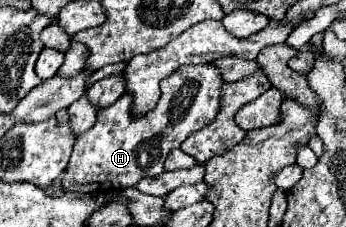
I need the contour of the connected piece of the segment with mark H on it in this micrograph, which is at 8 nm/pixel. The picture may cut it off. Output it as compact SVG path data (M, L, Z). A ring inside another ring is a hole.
M212 63L186 65L184 69L178 69L172 77L166 77L160 83L162 97L160 97L156 109L152 109L144 117L130 115L130 105L132 105L130 95L122 95L114 105L100 109L96 125L88 133L78 137L74 143L70 163L68 163L64 177L62 177L64 191L72 191L72 193L74 191L84 191L84 193L122 191L126 187L134 187L140 177L160 175L164 171L164 161L166 161L168 153L172 149L180 147L188 135L204 129L206 125L210 125L216 119L216 115L222 107L222 85L224 85L224 79L222 79L222 73L216 65L212 65Z

